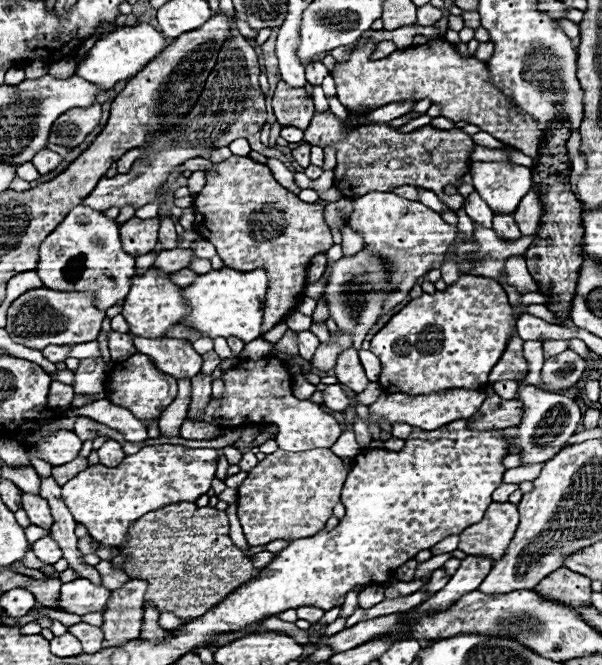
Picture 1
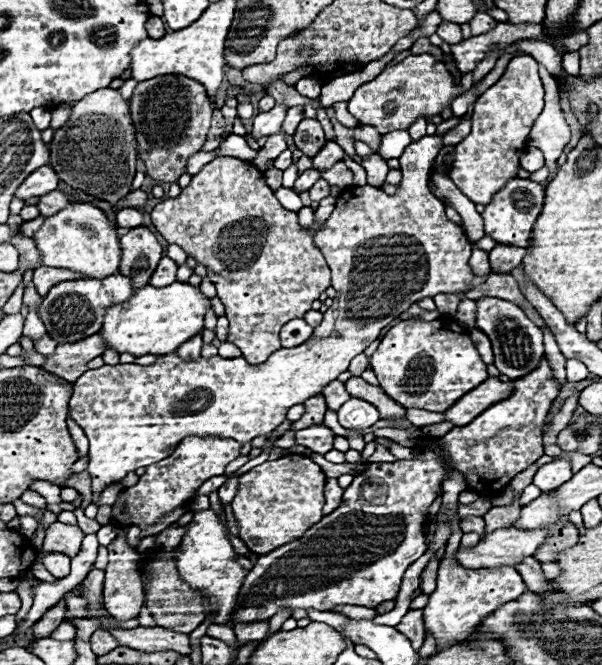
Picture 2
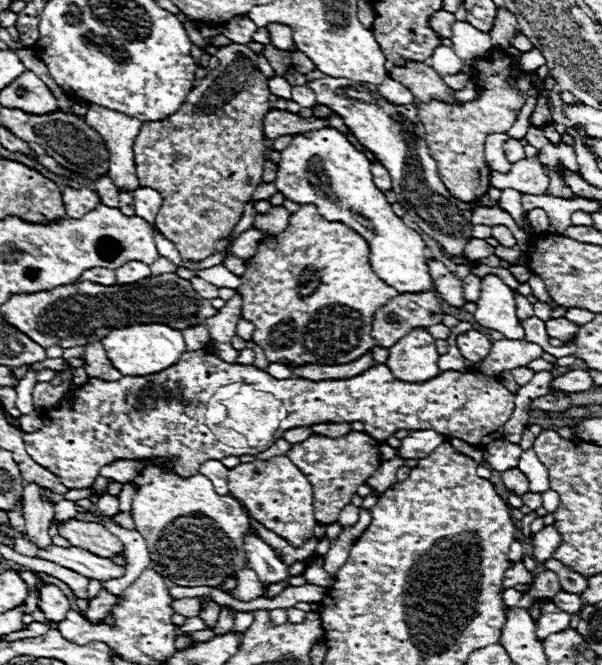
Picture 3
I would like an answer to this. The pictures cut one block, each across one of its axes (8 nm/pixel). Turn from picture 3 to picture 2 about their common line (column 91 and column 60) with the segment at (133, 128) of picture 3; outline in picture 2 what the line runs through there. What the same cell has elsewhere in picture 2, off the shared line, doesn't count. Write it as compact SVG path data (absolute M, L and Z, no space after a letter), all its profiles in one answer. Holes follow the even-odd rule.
M56 106L54 108L54 112L52 112L52 122L50 122L50 126L54 128L54 130L58 130L60 126L64 126L66 124L66 118L70 116L70 106Z

